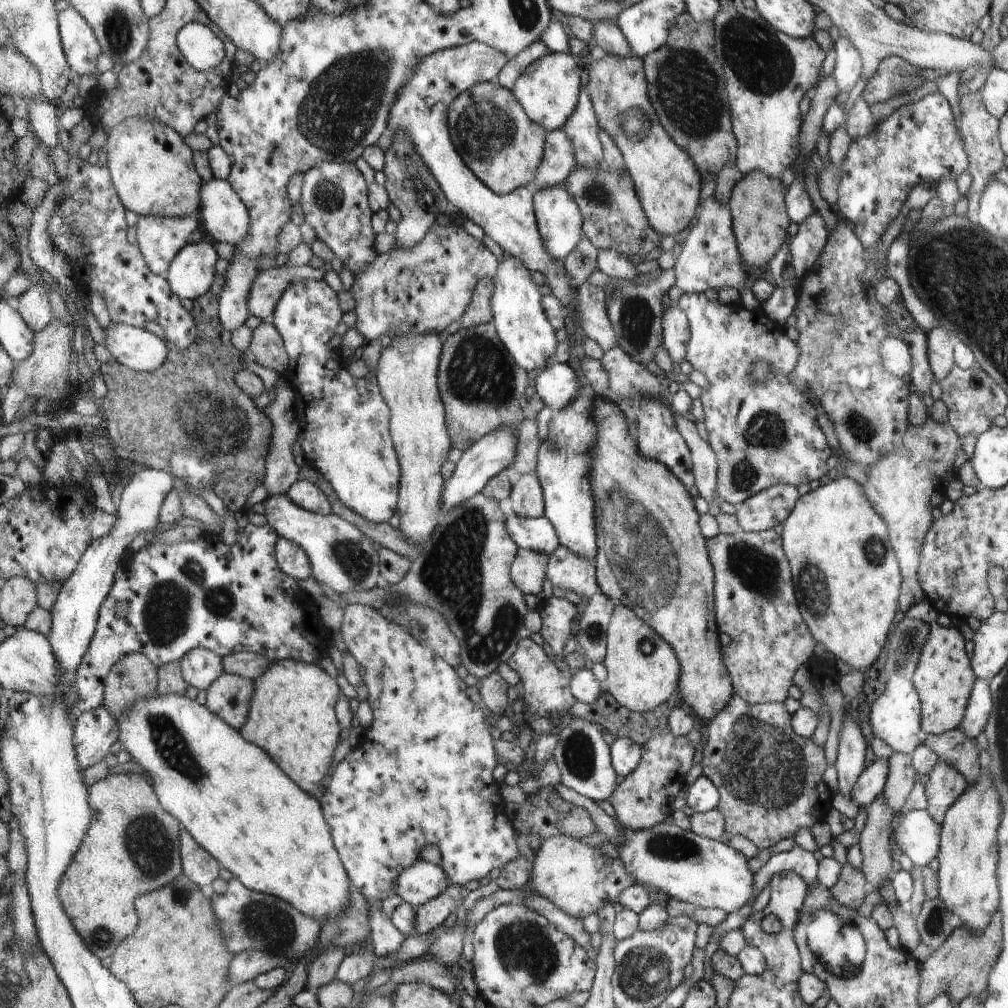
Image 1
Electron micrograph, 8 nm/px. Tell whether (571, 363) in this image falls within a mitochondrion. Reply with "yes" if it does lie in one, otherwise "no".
no

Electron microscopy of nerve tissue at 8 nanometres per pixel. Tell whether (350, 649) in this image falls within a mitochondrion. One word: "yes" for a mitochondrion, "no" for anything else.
no

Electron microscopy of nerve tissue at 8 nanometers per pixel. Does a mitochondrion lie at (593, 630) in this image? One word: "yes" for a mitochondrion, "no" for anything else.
yes

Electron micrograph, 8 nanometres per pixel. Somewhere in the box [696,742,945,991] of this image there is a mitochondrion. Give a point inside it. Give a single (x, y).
(837, 959)

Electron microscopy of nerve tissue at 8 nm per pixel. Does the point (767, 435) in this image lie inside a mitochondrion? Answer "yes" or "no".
yes

